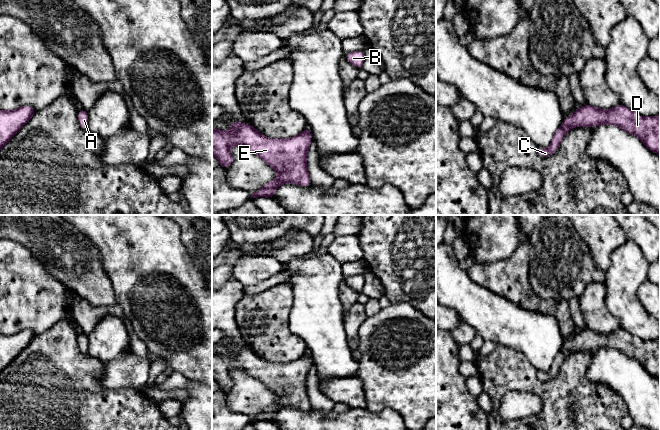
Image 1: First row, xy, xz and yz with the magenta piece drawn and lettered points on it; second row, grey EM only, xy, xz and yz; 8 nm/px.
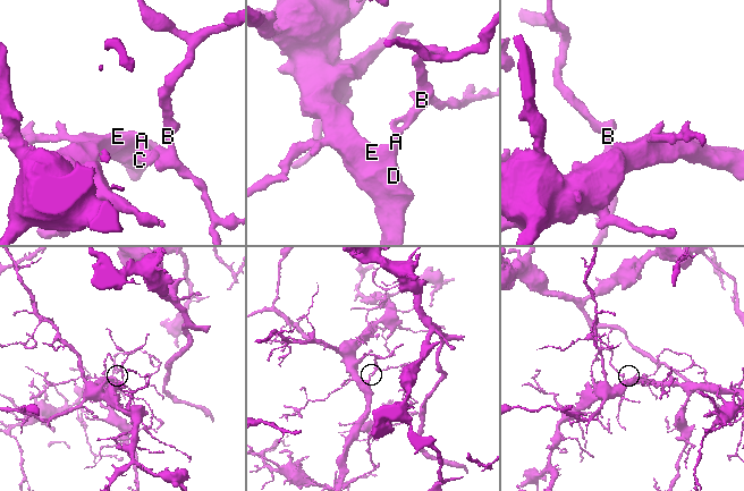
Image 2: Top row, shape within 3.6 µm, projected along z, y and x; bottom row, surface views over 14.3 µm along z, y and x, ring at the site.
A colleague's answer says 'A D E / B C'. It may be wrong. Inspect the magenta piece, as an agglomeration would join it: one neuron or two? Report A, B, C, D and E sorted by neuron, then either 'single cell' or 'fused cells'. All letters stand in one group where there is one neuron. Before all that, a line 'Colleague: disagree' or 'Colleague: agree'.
Colleague: disagree
A B C D E; single cell

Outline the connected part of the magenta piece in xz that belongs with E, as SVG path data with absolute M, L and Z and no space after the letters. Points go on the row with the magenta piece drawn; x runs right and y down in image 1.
M231 122L230 131L220 131L212 126L212 154L219 160L220 166L227 169L233 163L230 148L243 145L257 154L279 177L266 183L251 198L275 196L275 190L290 182L302 187L311 185L306 155L311 144L311 131L307 126L299 135L287 139L271 139L260 134L253 126Z

